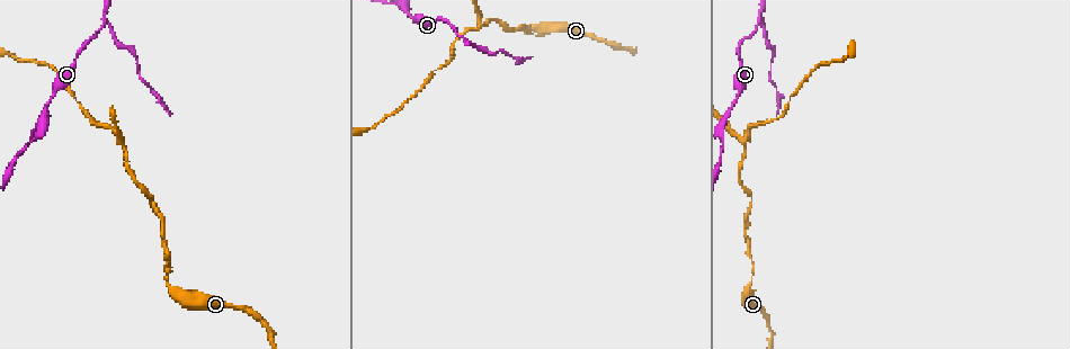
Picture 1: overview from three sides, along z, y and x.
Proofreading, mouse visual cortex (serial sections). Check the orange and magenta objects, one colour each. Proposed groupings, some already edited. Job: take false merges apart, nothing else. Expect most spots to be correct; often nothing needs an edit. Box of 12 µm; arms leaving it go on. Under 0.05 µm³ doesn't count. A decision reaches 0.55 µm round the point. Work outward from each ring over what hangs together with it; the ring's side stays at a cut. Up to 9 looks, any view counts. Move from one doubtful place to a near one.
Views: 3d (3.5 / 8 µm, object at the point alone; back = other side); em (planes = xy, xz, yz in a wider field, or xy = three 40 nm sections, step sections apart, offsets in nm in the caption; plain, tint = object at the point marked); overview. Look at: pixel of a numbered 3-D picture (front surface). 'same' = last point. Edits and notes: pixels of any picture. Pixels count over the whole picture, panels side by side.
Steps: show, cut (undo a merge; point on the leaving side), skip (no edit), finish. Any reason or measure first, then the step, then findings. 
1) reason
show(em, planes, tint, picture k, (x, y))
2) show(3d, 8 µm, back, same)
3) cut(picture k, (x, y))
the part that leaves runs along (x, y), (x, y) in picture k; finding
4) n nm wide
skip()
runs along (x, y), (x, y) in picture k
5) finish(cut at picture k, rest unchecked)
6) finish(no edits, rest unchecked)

narrows sharply
show(3d, 3.5 µm, picture 1, (51, 102))

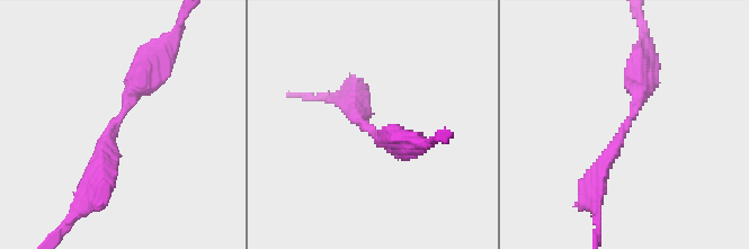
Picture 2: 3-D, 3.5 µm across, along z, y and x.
need the tissue
show(em, planes, tint, picture 2, (370, 130))

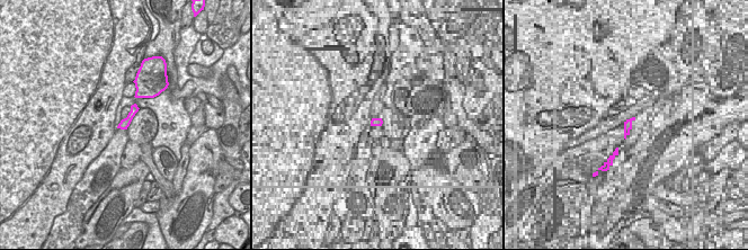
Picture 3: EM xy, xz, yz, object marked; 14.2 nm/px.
skip()
all the same cell

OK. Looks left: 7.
branch point
show(3d, 3.5 µm, picture 1, (759, 22))

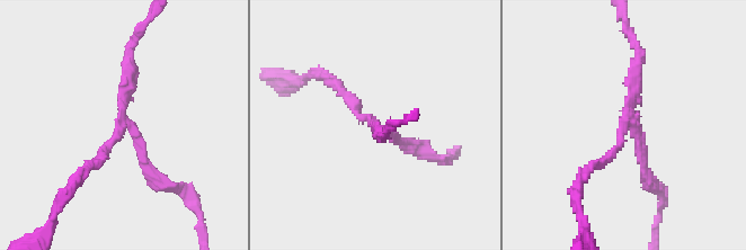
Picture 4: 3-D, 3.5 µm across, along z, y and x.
3 arms; arms of 150, 150, 200 nm
cut(picture 4, (640, 160))
the part that leaves runs along (632, 124), (644, 172), (664, 196) in picture 4; a second cell is stuck on

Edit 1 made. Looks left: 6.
see it whole again
show(overview)

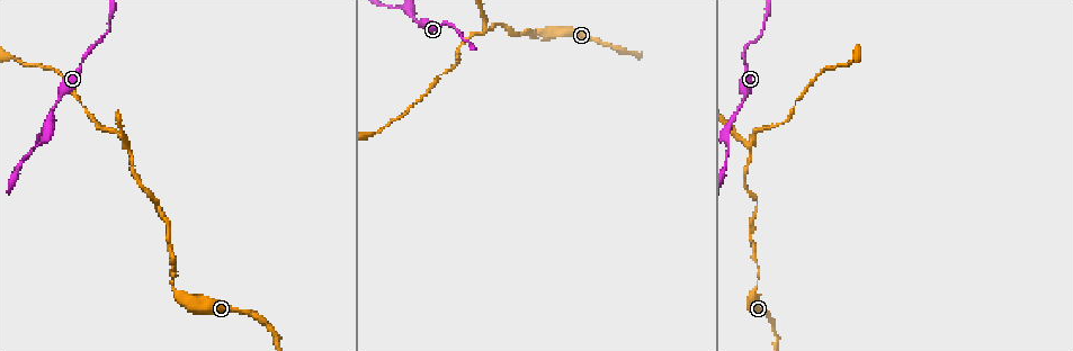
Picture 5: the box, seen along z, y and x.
narrows sharply
show(3d, 3.5 µm, picture 5, (173, 279))

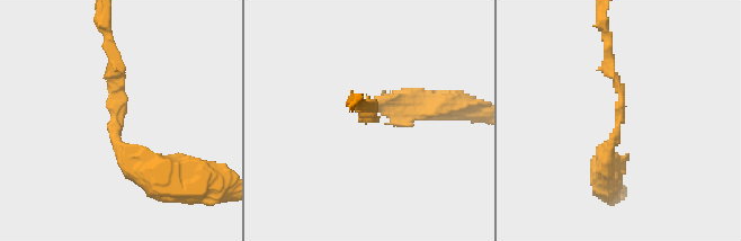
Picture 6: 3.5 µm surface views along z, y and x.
skip()
runs along (160, 175), (115, 140), (108, 50) in picture 6; continuous, no second cell

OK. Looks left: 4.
narrows sharply
show(3d, 3.5 µm, picture 5, (516, 34))

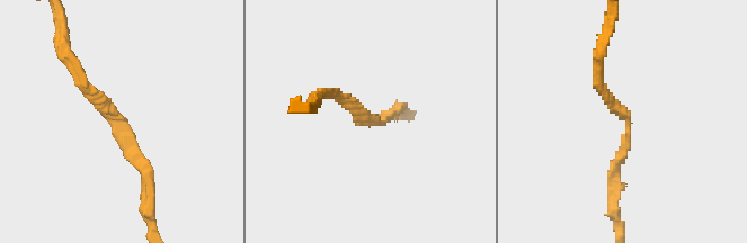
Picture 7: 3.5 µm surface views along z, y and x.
arms of 150, 150 nm
show(em, xy, step 5, tint, picture 7, (627, 127))

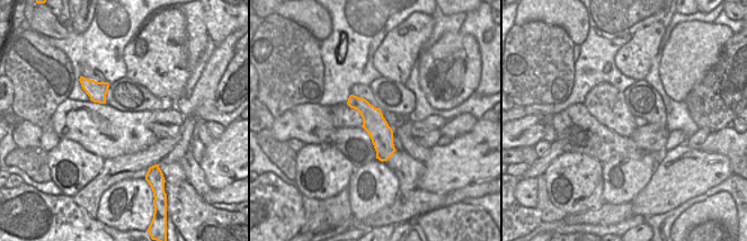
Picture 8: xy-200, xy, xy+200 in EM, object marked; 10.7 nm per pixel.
another direction
show(em, xy, step 1, tint, same)

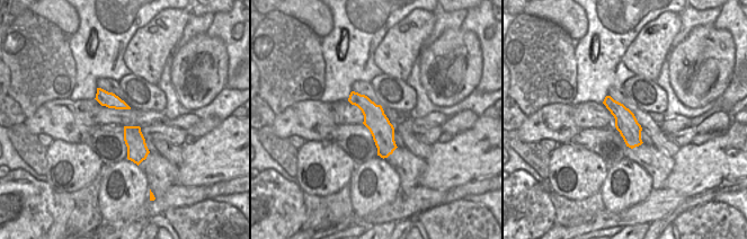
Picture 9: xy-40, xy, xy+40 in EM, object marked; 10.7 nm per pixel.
skip()
runs along (353, 95), (383, 132), (384, 155) in picture 9; all the same cell

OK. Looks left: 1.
finish(cut at picture 4, rest unchecked)

